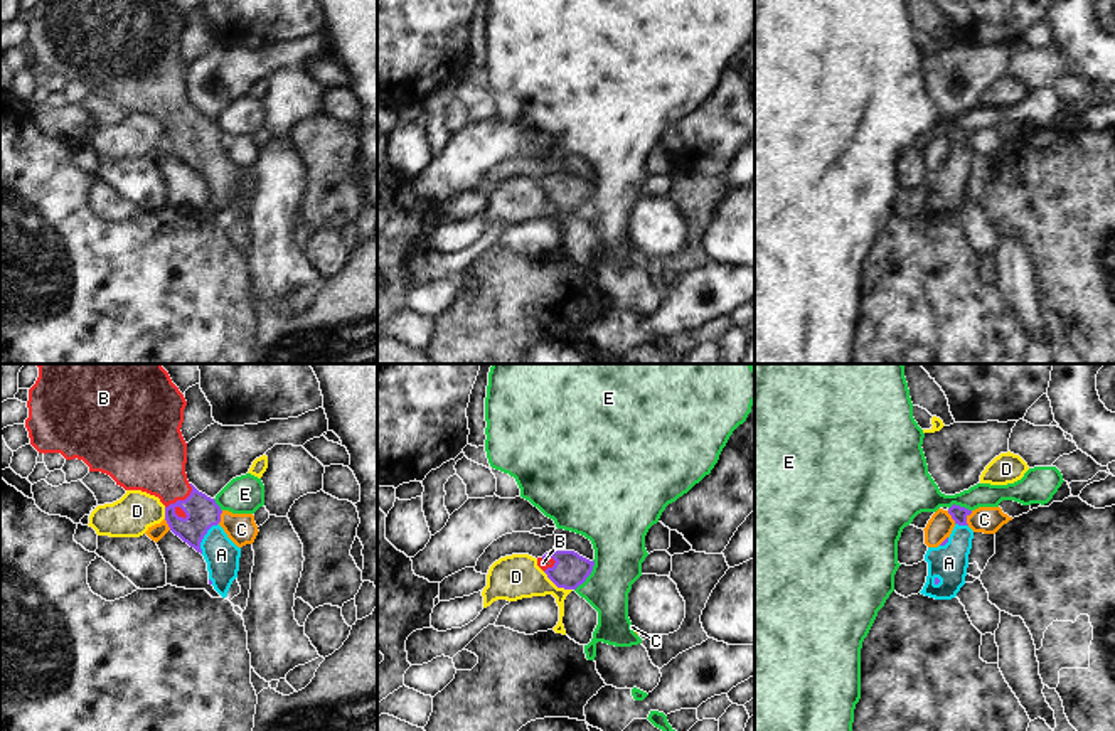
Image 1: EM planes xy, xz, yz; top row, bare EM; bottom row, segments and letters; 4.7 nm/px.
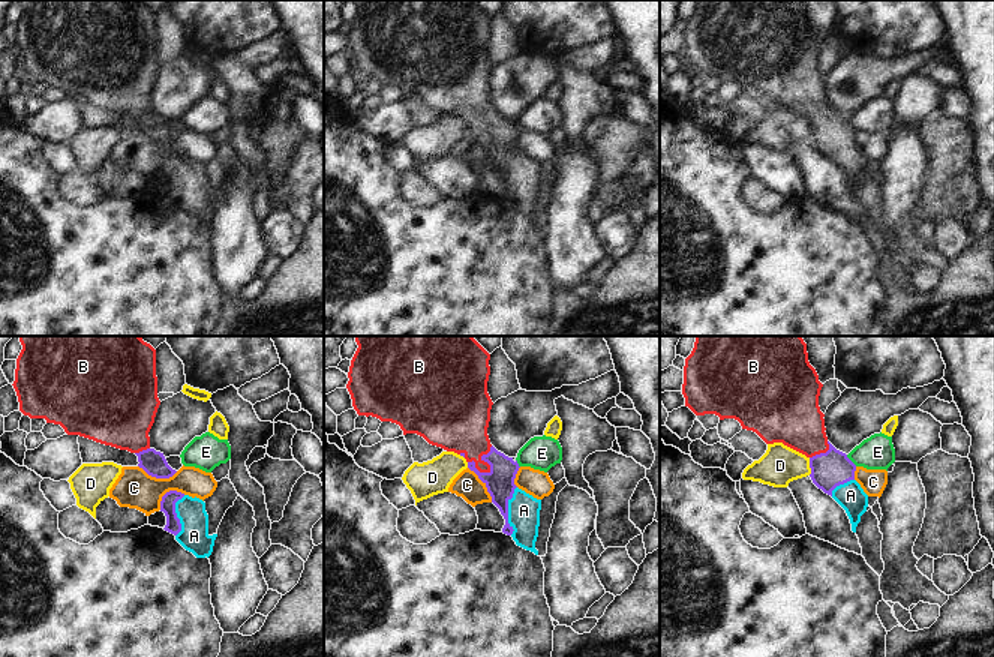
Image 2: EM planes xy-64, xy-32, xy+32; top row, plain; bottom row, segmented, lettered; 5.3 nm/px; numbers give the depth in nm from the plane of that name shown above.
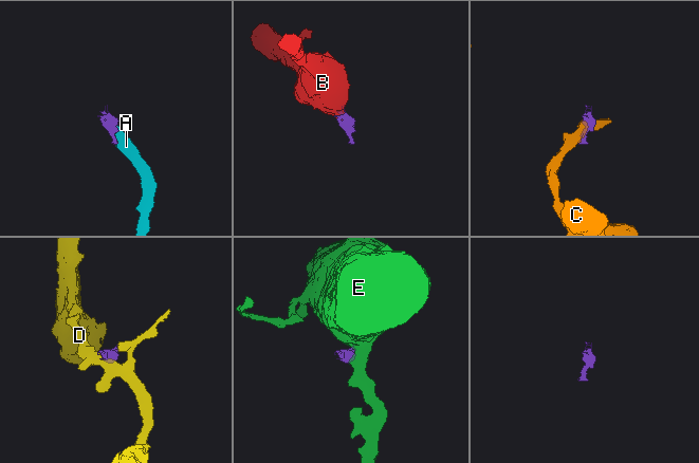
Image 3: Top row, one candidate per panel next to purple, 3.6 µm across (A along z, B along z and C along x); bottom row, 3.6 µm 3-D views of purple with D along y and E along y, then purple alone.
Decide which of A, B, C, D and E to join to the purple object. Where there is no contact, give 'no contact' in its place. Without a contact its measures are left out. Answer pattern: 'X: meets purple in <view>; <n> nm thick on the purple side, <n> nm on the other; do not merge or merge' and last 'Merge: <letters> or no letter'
A: meets purple in xy; 160 nm thick on the purple side, 160 nm on the other; merge
B: meets purple in xy; 160 nm thick on the purple side, 340 nm on the other; merge
C: meets purple in yz; 80 nm thick on the purple side, 130 nm on the other; do not merge
D: meets purple in xz; 160 nm thick on the purple side, 220 nm on the other; do not merge
E: meets purple in xz; 160 nm thick on the purple side, 280 nm on the other; do not merge
Merge: A, B

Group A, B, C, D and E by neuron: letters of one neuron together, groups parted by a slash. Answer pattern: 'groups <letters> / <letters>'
groups A B / C / D / E

